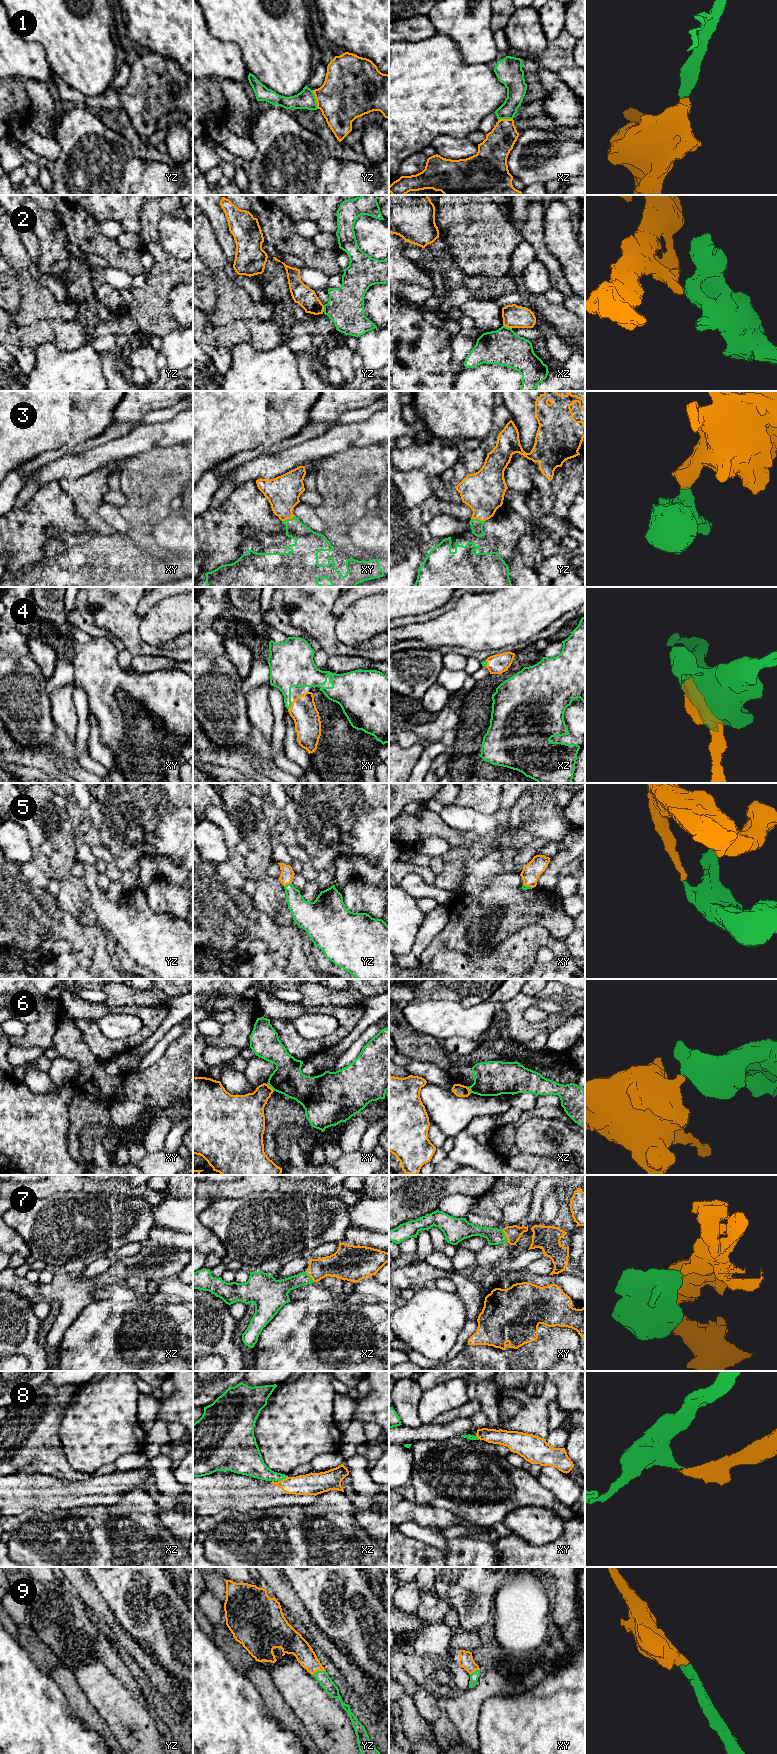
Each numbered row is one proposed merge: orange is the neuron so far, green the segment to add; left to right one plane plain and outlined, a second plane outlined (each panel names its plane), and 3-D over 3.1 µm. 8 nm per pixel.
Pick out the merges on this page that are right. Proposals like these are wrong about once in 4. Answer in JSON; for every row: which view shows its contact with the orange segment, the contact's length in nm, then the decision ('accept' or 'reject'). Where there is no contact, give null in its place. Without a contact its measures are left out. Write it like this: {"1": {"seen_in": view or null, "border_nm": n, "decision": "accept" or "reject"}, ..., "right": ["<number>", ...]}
{"1": {"seen_in": "yz", "border_nm": 160, "decision": "accept"}, "2": {"seen_in": "xz", "border_nm": 80, "decision": "reject"}, "3": {"seen_in": "yz", "border_nm": 110, "decision": "accept"}, "4": {"seen_in": "xy", "border_nm": 70, "decision": "accept"}, "5": {"seen_in": "yz", "border_nm": 70, "decision": "accept"}, "6": {"seen_in": "xy", "border_nm": 90, "decision": "reject"}, "7": {"seen_in": "xy", "border_nm": 110, "decision": "accept"}, "8": {"seen_in": "xz", "border_nm": 90, "decision": "reject"}, "9": {"seen_in": "yz", "border_nm": 120, "decision": "accept"}, "right": ["1", "3", "4", "5", "7", "9"]}

